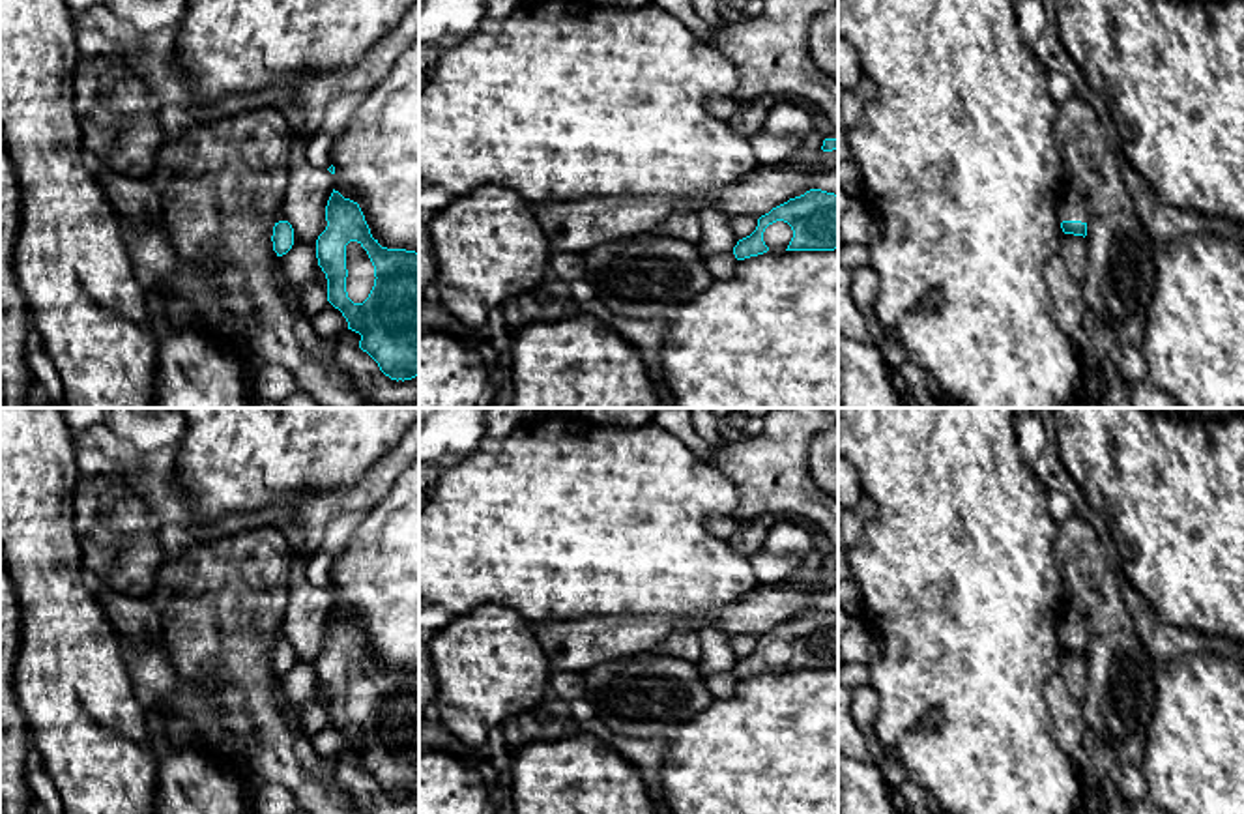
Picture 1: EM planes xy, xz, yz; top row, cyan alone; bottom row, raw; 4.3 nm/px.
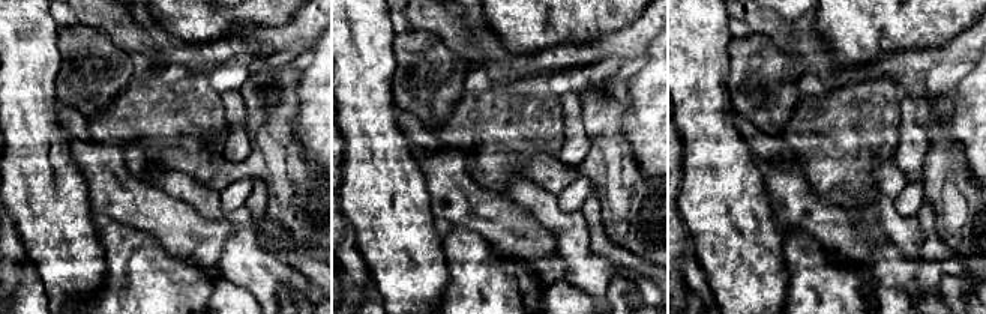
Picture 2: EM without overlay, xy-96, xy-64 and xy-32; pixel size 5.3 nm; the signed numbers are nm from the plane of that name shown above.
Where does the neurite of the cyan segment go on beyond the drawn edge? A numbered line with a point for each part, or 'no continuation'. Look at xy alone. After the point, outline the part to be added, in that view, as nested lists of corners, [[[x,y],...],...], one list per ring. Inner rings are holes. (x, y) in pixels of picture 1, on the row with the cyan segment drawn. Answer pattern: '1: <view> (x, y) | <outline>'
1: xy (360, 281) | [[[357,241],[346,245],[346,292],[354,303],[363,303],[374,286],[374,266]]]

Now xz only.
1: xz (777, 236) | [[[776,221],[769,225],[763,232],[763,241],[769,251],[786,251],[793,238],[793,230],[788,223]]]

